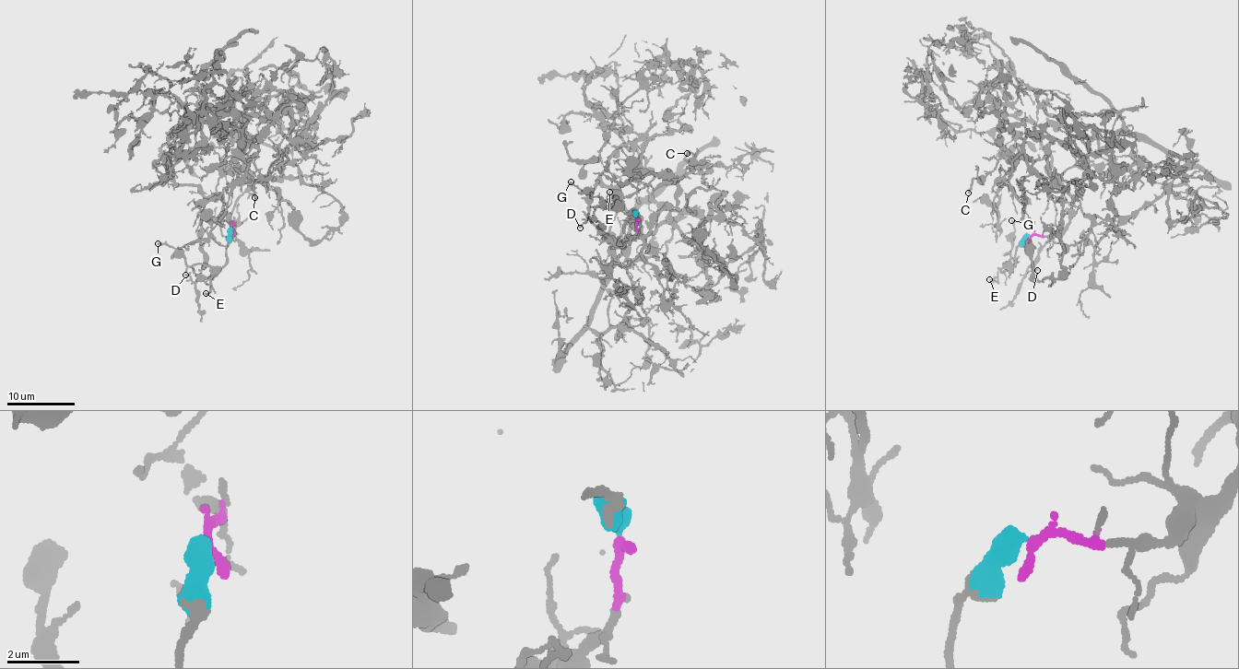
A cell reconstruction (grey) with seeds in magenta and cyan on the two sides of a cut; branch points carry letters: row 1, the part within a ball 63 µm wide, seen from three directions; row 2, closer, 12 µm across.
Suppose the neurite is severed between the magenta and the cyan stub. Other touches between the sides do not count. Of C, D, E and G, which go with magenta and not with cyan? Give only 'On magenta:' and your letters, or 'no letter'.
On magenta: C, D

